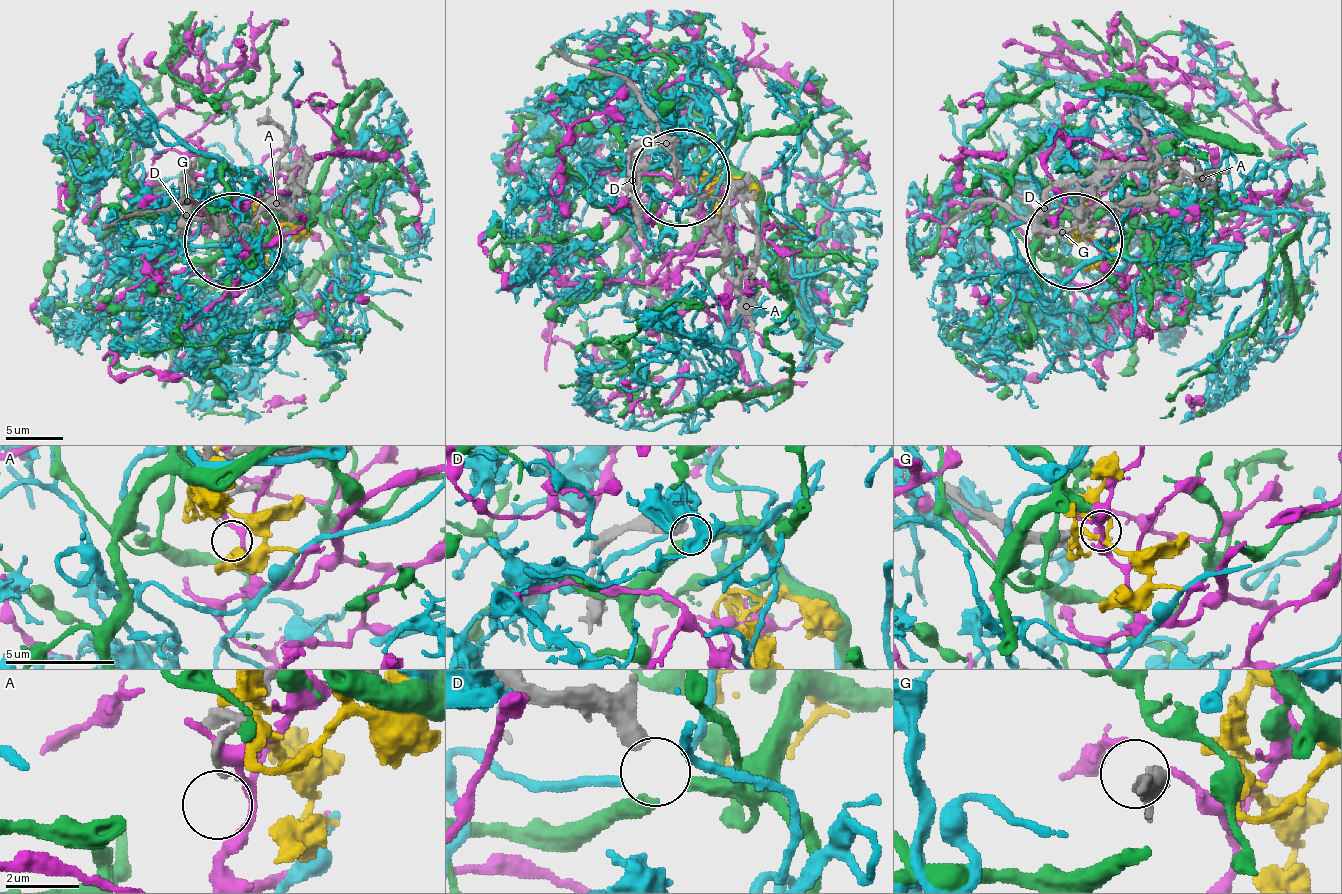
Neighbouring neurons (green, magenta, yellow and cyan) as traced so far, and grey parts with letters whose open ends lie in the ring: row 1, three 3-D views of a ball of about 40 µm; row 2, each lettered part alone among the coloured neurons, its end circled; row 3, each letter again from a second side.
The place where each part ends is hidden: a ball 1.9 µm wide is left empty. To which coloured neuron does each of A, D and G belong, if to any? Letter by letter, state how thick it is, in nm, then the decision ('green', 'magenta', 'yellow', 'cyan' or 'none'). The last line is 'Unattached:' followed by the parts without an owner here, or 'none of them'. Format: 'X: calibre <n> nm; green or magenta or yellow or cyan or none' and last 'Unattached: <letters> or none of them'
A: calibre 130 nm; none
D: calibre 550 nm; none
G: calibre 260 nm; none
Unattached: A, D, G

